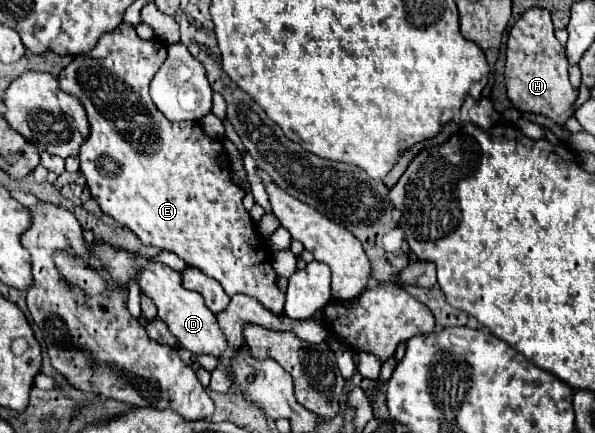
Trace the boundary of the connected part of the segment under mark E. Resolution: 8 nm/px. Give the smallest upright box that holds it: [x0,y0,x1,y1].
[58,23,284,315]

